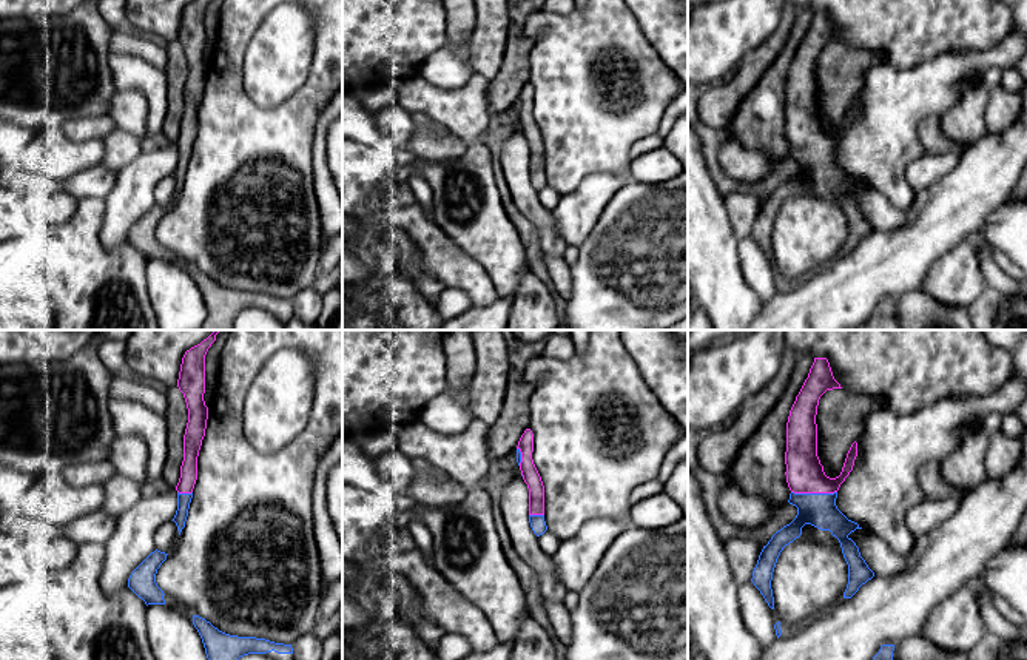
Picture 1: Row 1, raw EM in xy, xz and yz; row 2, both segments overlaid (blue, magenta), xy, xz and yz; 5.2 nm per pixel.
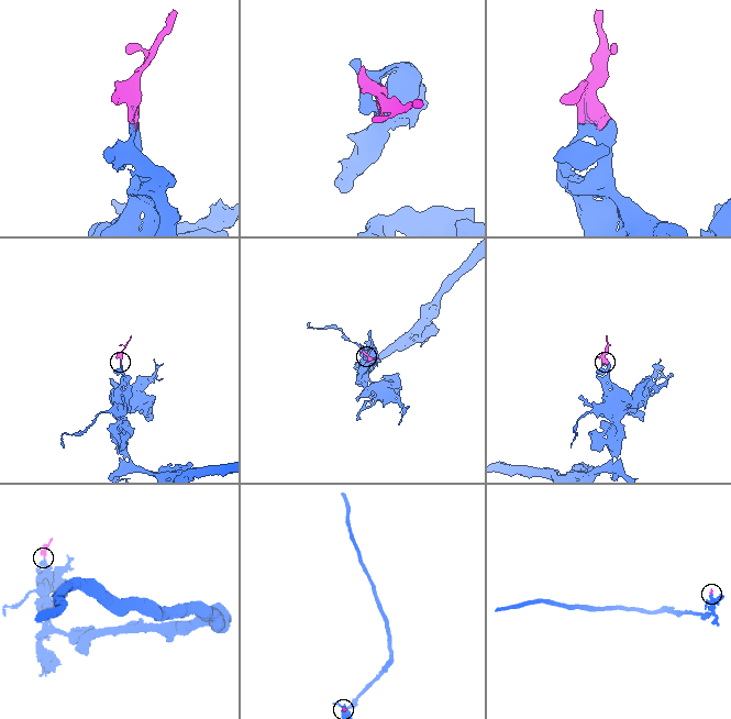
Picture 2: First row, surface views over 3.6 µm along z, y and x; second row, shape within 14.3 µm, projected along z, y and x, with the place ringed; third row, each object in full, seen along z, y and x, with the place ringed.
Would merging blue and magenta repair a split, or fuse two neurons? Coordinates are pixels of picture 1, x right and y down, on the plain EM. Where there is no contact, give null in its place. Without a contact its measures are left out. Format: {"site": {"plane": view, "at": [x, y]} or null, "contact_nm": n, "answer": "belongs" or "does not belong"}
{"site": {"plane": "yz", "at": [814, 148]}, "contact_nm": 240, "answer": "belongs"}

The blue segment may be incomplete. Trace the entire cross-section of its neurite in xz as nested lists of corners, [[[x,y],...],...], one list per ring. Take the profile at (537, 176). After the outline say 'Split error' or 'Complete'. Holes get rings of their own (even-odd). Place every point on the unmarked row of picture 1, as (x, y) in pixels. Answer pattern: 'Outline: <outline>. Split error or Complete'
Outline: [[[526,83],[517,100],[517,117],[529,143],[529,177],[537,191],[547,185],[544,176],[544,140],[532,114],[534,88]]]. Split error

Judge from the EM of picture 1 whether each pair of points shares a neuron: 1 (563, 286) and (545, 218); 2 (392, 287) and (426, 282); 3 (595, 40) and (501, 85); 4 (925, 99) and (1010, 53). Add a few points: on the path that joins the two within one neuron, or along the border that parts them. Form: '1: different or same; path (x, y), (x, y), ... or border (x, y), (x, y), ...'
1: different; border (545, 253), (562, 258)
2: different; border (392, 258), (429, 303)
3: different; border (535, 42), (529, 53), (528, 82)
4: same; path (947, 77), (964, 62), (989, 57)

